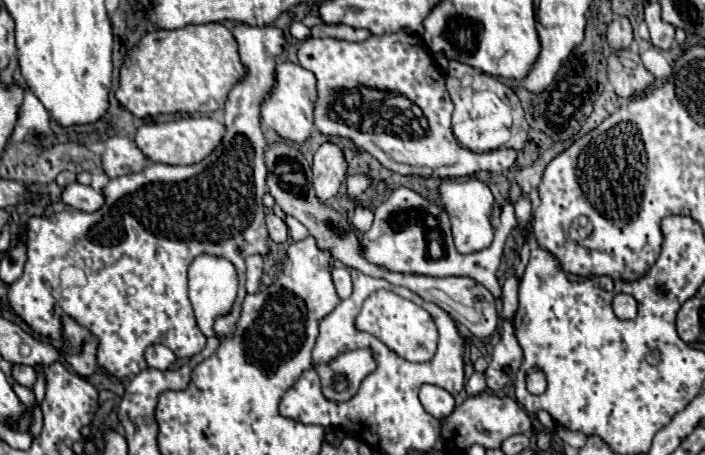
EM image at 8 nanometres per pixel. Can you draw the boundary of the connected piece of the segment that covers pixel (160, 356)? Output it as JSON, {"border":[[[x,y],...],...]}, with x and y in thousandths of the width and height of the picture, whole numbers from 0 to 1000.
{"border":[[[216,758],[207,767],[207,798],[210,798],[210,807],[235,815],[250,798],[250,780],[233,758]]]}

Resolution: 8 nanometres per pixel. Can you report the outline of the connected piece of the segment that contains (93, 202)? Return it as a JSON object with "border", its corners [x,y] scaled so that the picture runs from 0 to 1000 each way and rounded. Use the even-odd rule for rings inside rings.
{"border":[[[99,402],[88,420],[88,442],[105,459],[130,468],[148,451],[145,424],[133,420],[128,407],[113,407],[113,402]]]}

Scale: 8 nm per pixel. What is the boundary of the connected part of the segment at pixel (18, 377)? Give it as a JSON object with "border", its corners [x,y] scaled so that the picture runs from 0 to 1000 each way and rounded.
{"border":[[[20,802],[20,807],[17,807],[17,829],[20,829],[20,837],[28,842],[28,846],[34,846],[34,851],[40,851],[40,855],[48,851],[51,824],[54,824],[51,811],[43,807],[43,802]]]}

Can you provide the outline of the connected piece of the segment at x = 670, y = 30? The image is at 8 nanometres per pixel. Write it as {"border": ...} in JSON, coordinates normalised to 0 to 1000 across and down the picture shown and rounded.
{"border":[[[919,7],[916,11],[916,51],[922,64],[922,95],[933,108],[950,108],[956,99],[956,73],[959,59],[950,51],[942,51],[936,37],[936,11],[933,7]]]}

